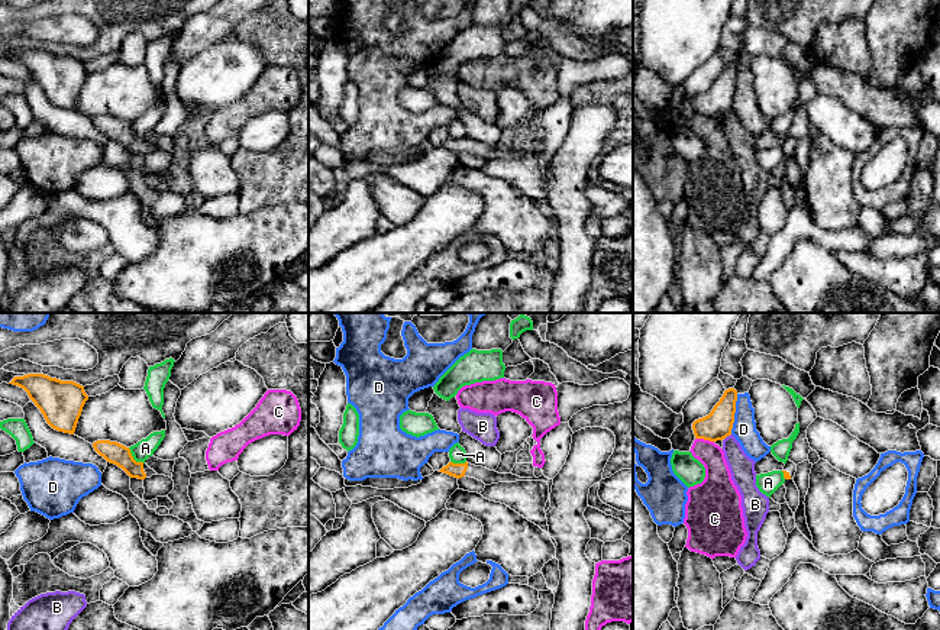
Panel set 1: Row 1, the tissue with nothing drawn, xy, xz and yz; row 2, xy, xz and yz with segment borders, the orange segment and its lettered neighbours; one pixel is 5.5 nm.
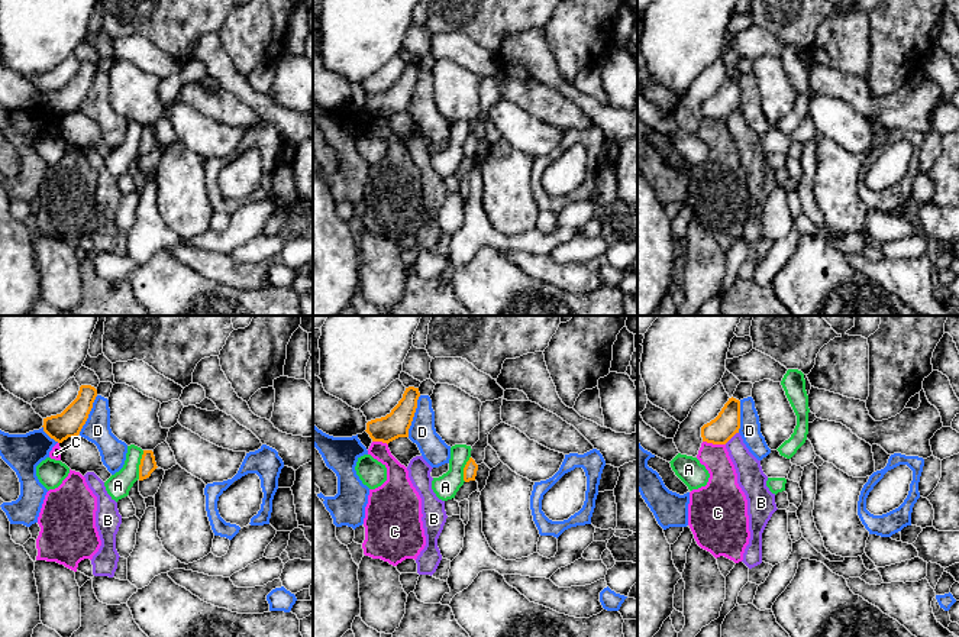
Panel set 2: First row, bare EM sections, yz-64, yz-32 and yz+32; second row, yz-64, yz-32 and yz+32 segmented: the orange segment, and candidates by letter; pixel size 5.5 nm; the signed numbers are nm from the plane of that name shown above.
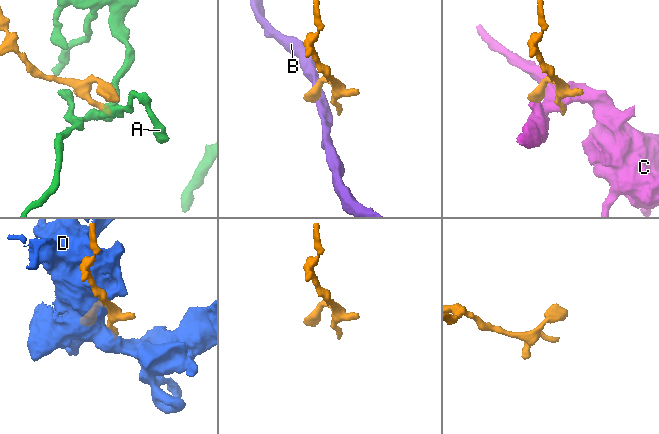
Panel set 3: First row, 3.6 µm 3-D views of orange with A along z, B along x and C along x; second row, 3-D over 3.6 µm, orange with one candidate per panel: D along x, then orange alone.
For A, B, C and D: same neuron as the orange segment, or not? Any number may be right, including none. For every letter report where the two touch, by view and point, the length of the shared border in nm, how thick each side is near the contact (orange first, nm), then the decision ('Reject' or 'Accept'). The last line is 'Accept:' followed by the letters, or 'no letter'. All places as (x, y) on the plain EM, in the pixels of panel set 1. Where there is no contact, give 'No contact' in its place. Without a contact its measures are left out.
A: Touches orange at xy (132, 133). Shared border 130 nm. Thickness 120 nm (orange) against 100 nm. Reject
B: Touches orange at yz (727, 110). Shared border 50 nm. Thickness 160 nm (orange) against 140 nm. Reject
C: Touches orange at yz (704, 115). Shared border 110 nm. Thickness 160 nm (orange) against 150 nm. Reject
D: Touches orange at yz (733, 90). Shared border 220 nm. Thickness 160 nm (orange) against 130 nm. Reject
Accept: no letter

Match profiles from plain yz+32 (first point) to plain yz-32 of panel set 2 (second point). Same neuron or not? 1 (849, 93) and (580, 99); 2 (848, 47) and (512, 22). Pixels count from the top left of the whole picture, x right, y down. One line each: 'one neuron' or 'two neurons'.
1: two neurons
2: two neurons

